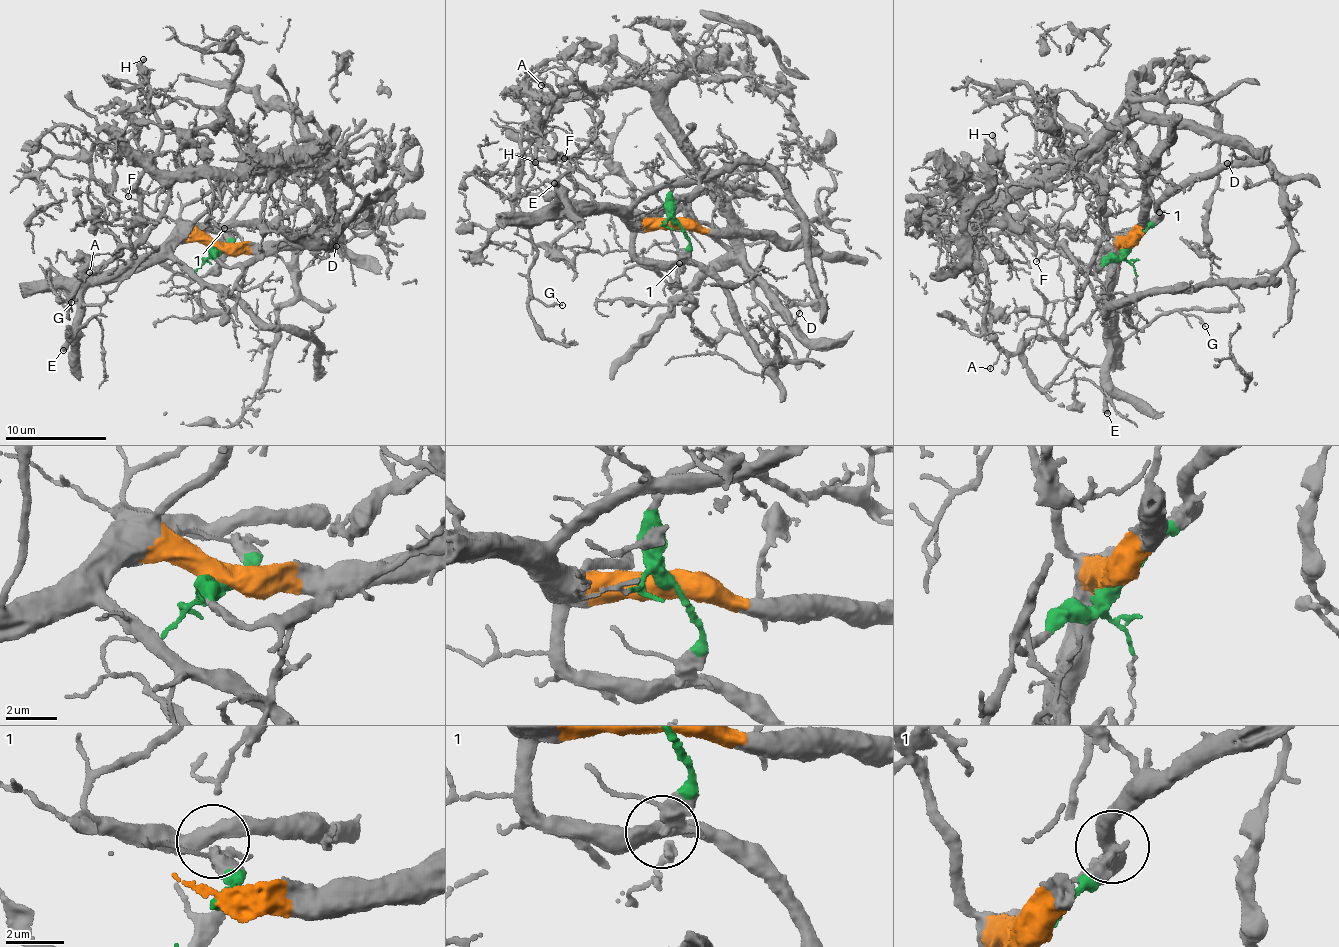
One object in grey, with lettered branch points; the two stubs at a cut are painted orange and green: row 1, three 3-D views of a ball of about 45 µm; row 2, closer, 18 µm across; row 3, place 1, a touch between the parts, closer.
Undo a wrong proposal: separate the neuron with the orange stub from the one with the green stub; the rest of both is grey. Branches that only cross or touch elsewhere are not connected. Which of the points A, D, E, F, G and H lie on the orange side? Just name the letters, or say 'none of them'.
D, E, F, G, H

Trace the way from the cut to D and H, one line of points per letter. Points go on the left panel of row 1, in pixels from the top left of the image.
D: (218, 250), (204, 244), (186, 227), (179, 226), (183, 223), (293, 232), (312, 230), (327, 234), (337, 246)
H: (218, 250), (184, 240), (132, 258), (143, 204), (136, 189), (161, 141), (161, 124), (140, 82), (144, 59)

